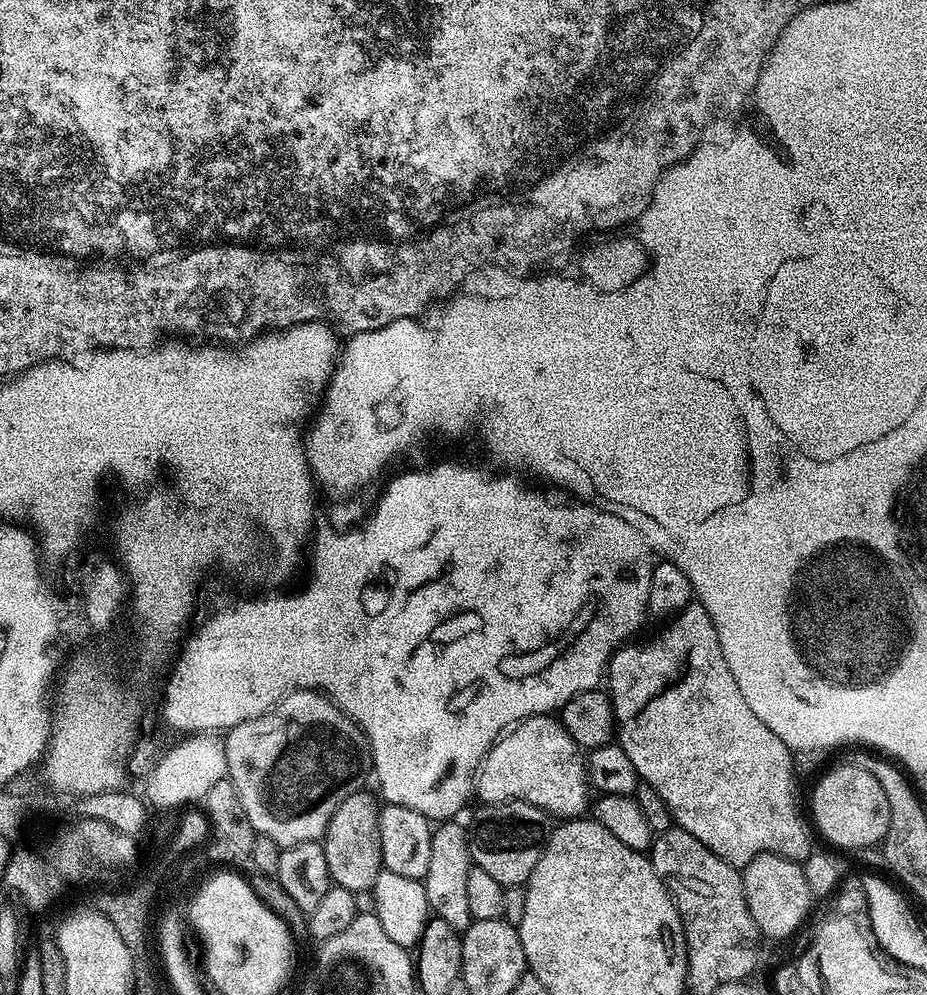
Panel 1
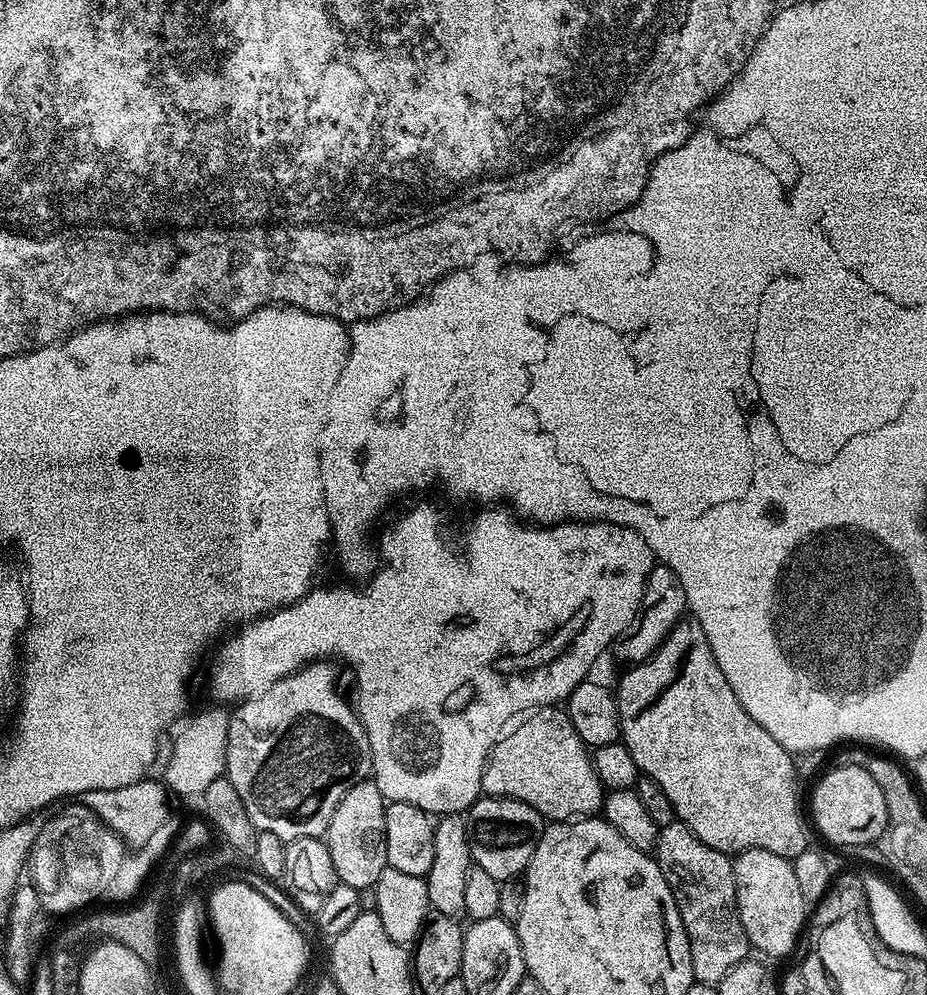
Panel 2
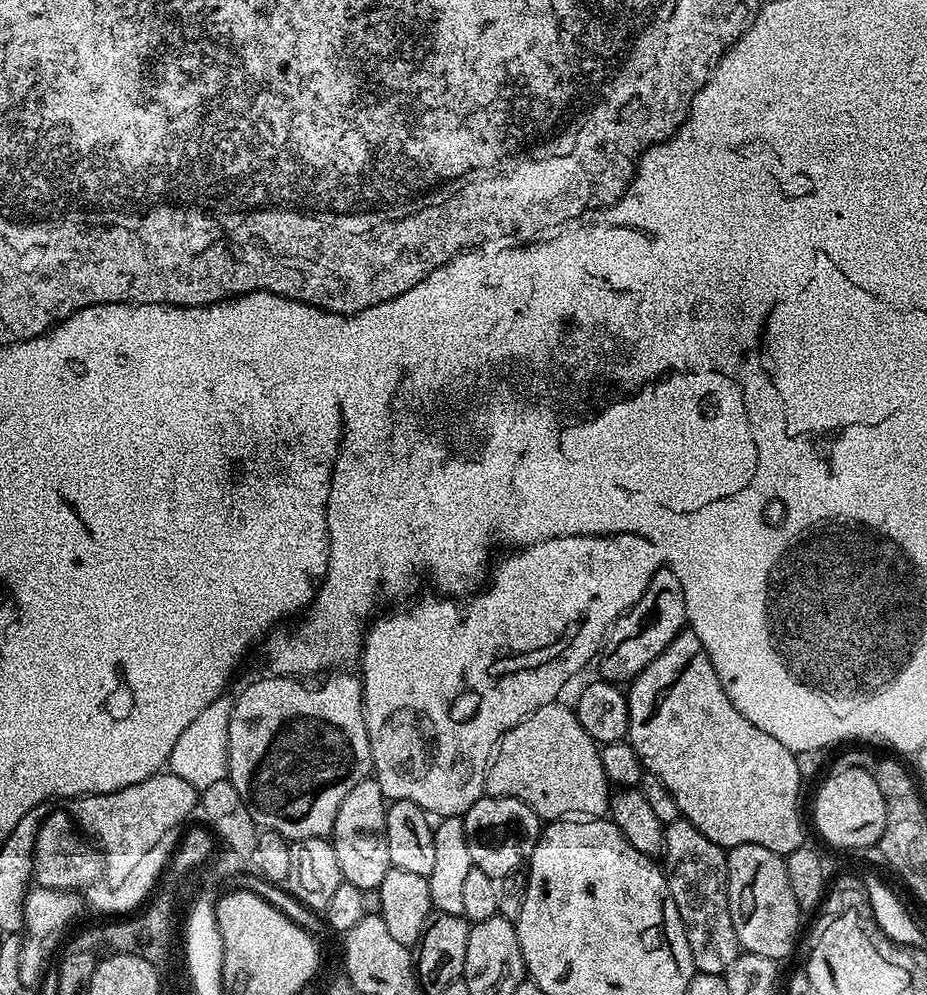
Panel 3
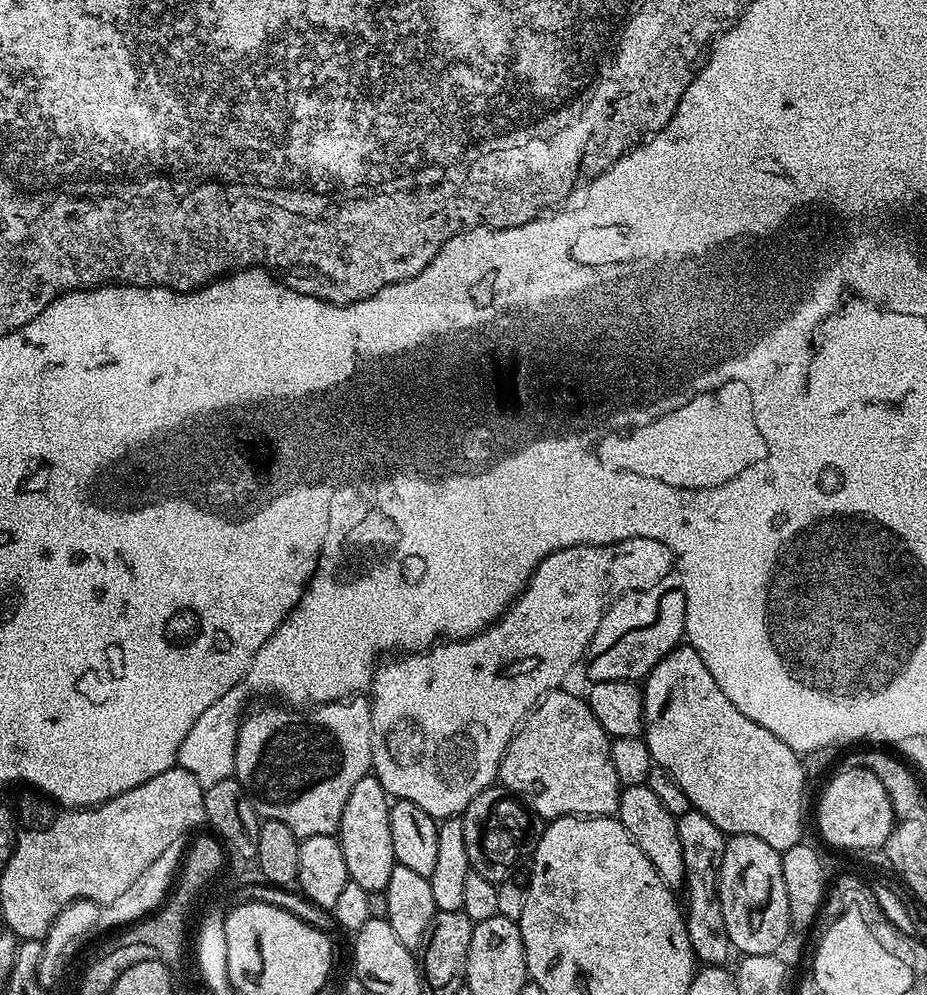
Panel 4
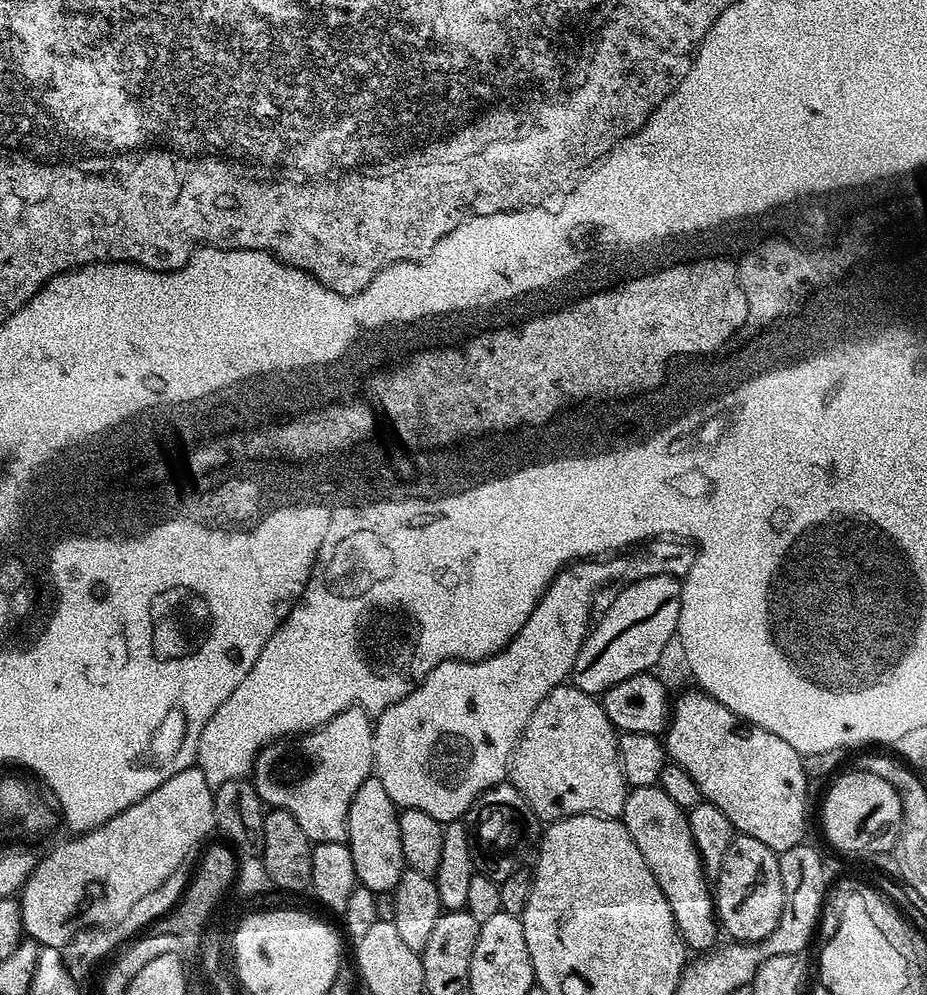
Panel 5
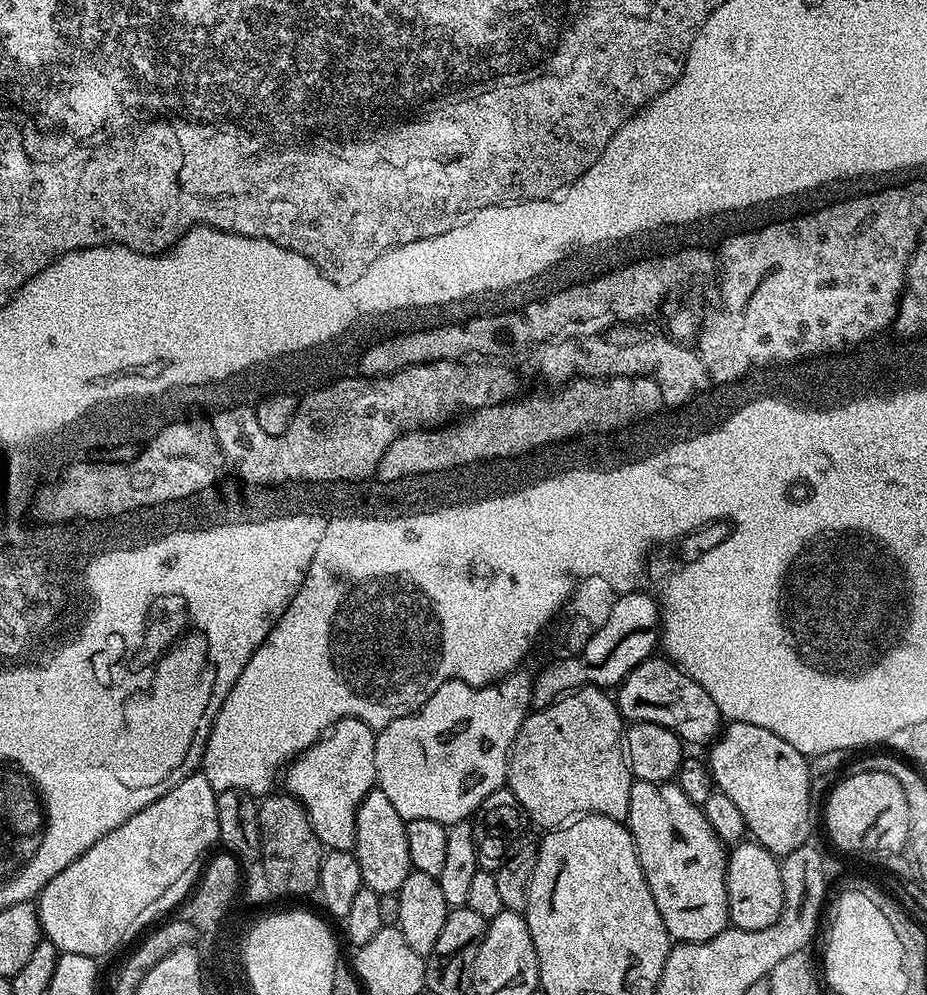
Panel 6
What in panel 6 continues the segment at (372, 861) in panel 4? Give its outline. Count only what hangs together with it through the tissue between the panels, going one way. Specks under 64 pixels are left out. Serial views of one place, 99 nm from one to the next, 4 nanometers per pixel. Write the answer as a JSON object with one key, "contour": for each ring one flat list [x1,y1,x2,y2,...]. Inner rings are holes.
{"contour":[[379,786,371,788,362,798,356,811,356,861,362,870,364,887,388,898,400,891,402,882,414,870,410,862,410,849,406,842,406,821,394,810,390,798,382,794]]}

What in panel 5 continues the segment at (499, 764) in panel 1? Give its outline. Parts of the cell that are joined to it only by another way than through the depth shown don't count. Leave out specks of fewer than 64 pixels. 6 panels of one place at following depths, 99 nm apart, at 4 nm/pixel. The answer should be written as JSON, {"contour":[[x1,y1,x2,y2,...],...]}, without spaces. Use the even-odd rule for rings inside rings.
{"contour":[[565,682,538,702,534,714,520,733,510,761,510,783,519,790,522,798,526,798,537,818,544,822,562,820,565,816,620,818,624,815,630,785,624,779,619,759,618,733,610,718,606,718,603,703,593,693,583,692]]}

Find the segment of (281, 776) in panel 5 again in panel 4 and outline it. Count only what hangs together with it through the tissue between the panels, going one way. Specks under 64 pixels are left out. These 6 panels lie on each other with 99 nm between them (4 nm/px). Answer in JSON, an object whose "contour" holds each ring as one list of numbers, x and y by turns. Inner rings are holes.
{"contour":[[364,694,349,696,346,700,332,700,328,704,317,704,307,710,297,710,292,706,276,706,280,708,260,708,257,712,249,711,240,721,240,728,236,731,236,767,234,778,244,787,244,792,248,795,252,805,256,807,257,816,265,820,277,820,286,822,290,830,298,838,313,836,314,834,326,834,336,836,340,831,342,822,342,810,346,810,346,801,350,798,350,793,354,791,354,786,364,776,372,772,372,705,369,697]]}

